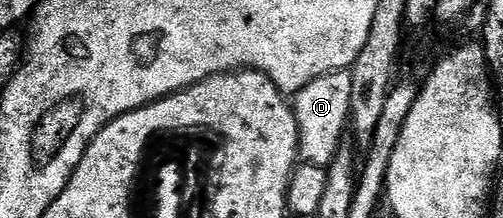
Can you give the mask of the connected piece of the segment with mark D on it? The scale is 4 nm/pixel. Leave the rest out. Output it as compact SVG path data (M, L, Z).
M349 70L328 73L324 77L316 77L304 89L300 89L292 96L292 106L296 125L298 126L298 153L301 162L311 163L317 167L329 167L339 147L343 144L342 133L346 133L350 117L350 101L352 99L352 77Z

